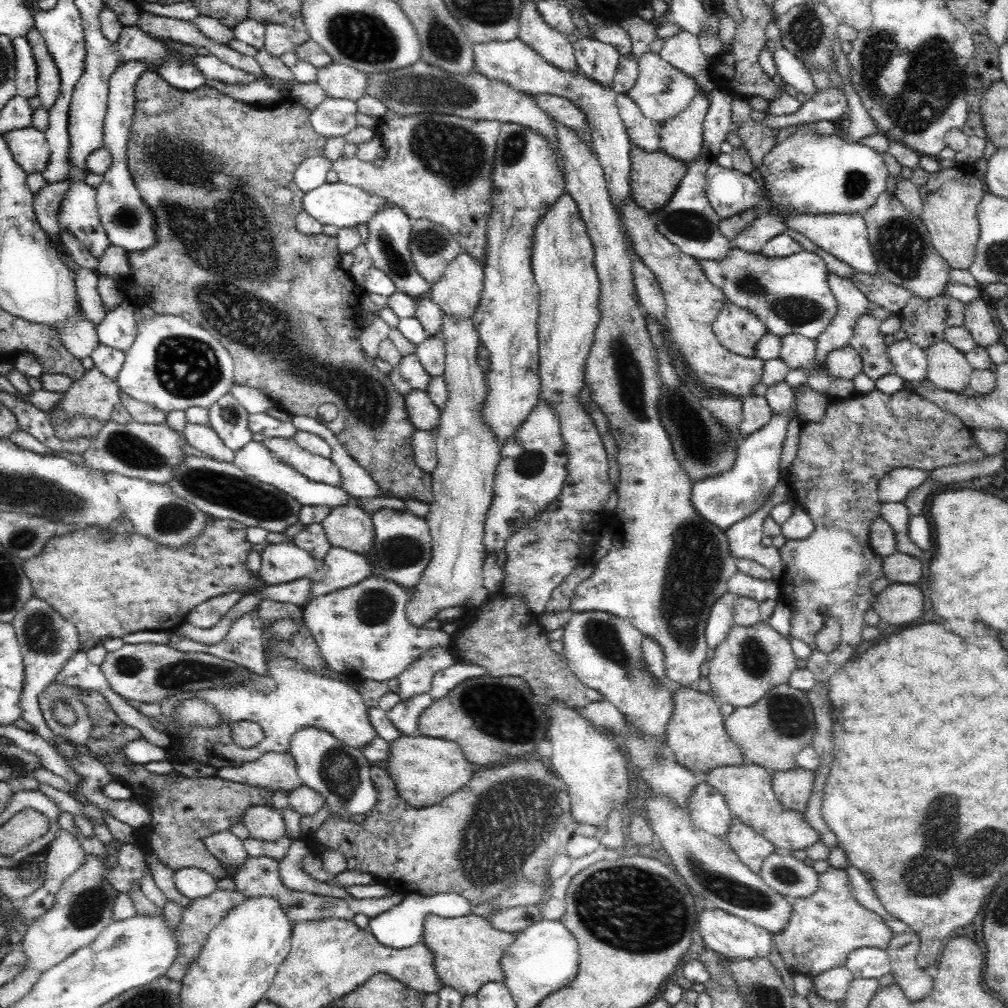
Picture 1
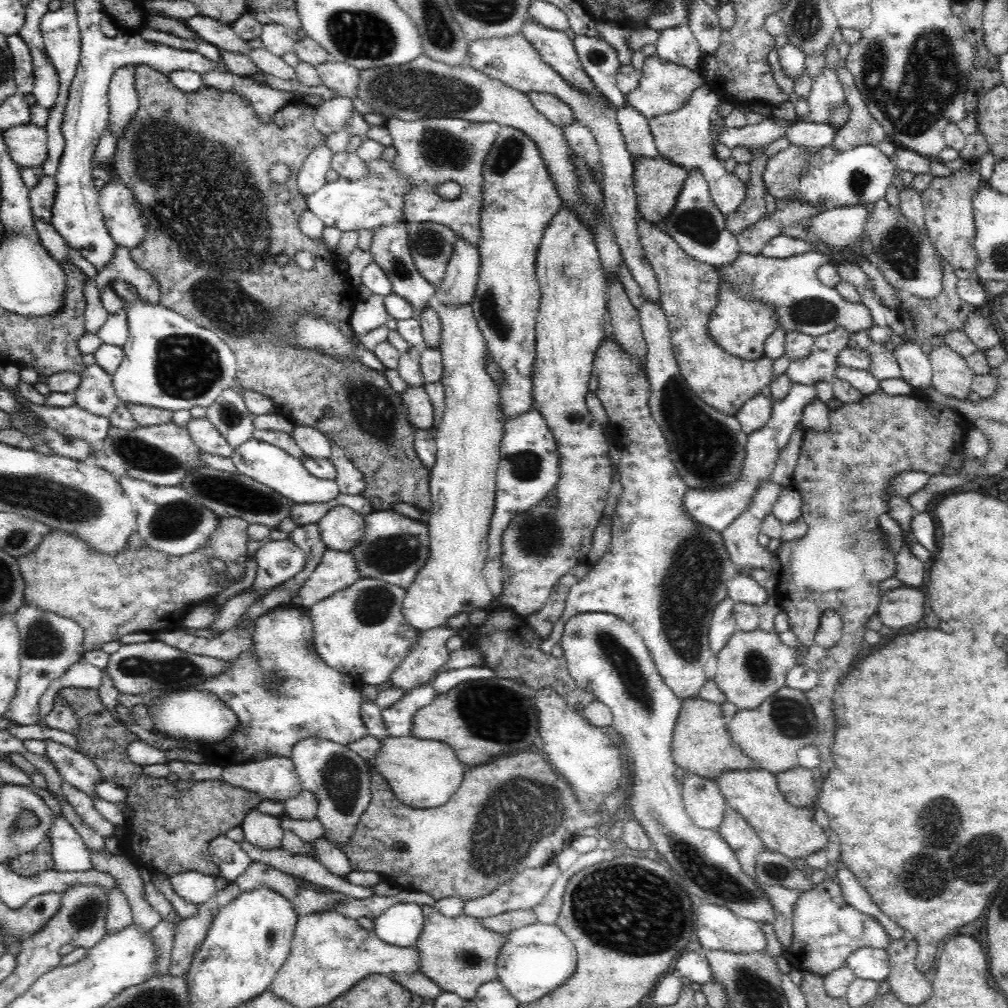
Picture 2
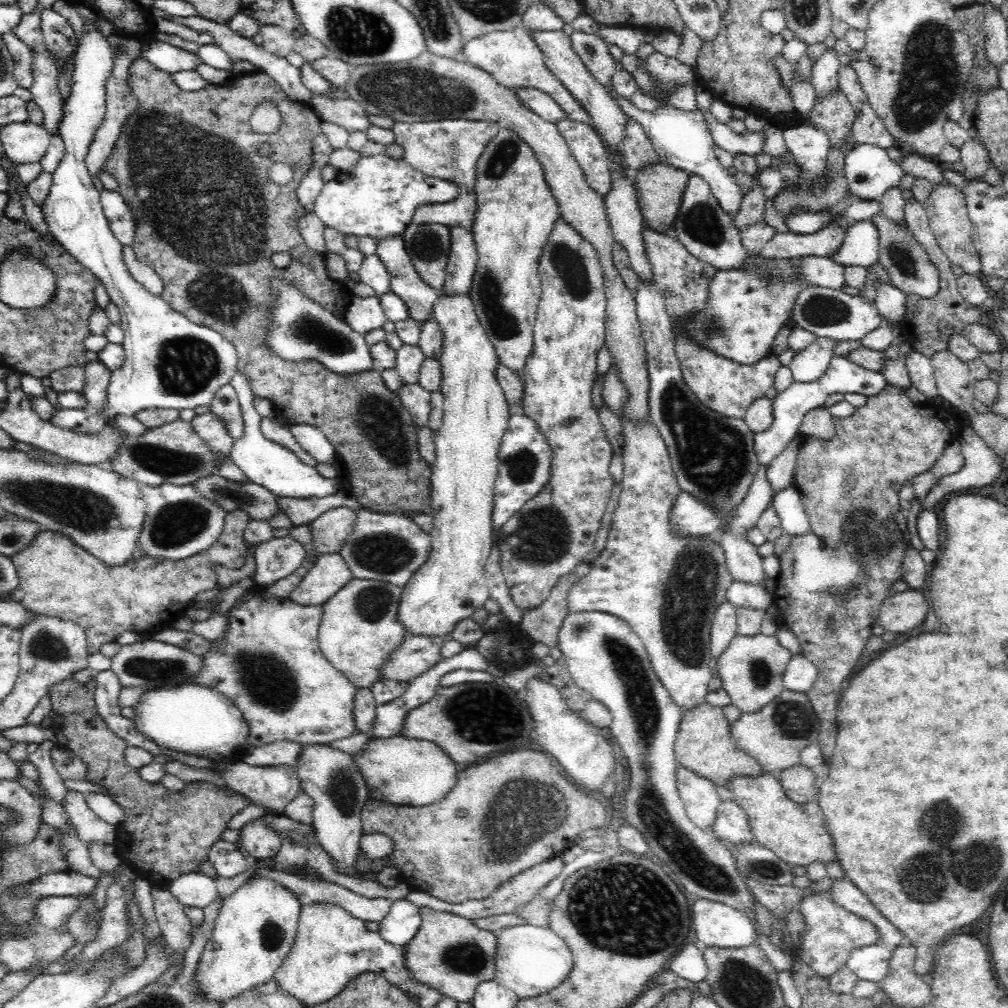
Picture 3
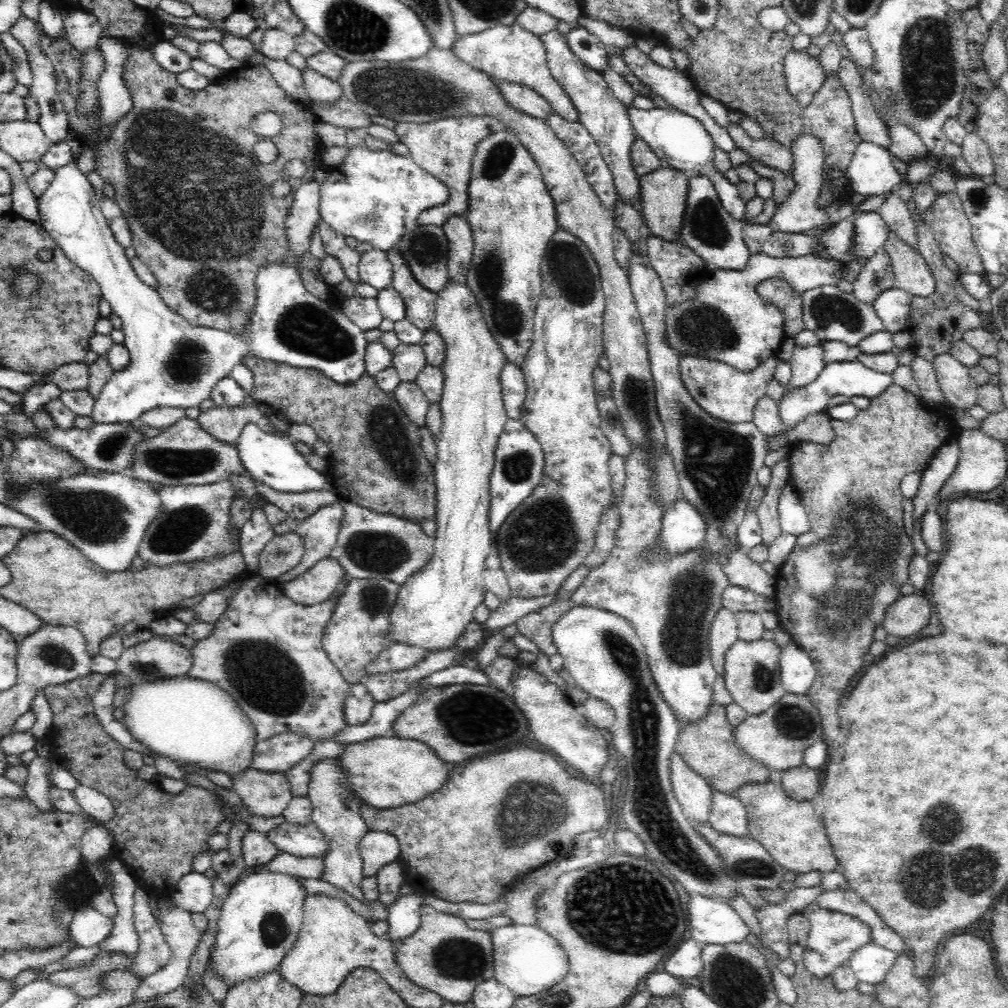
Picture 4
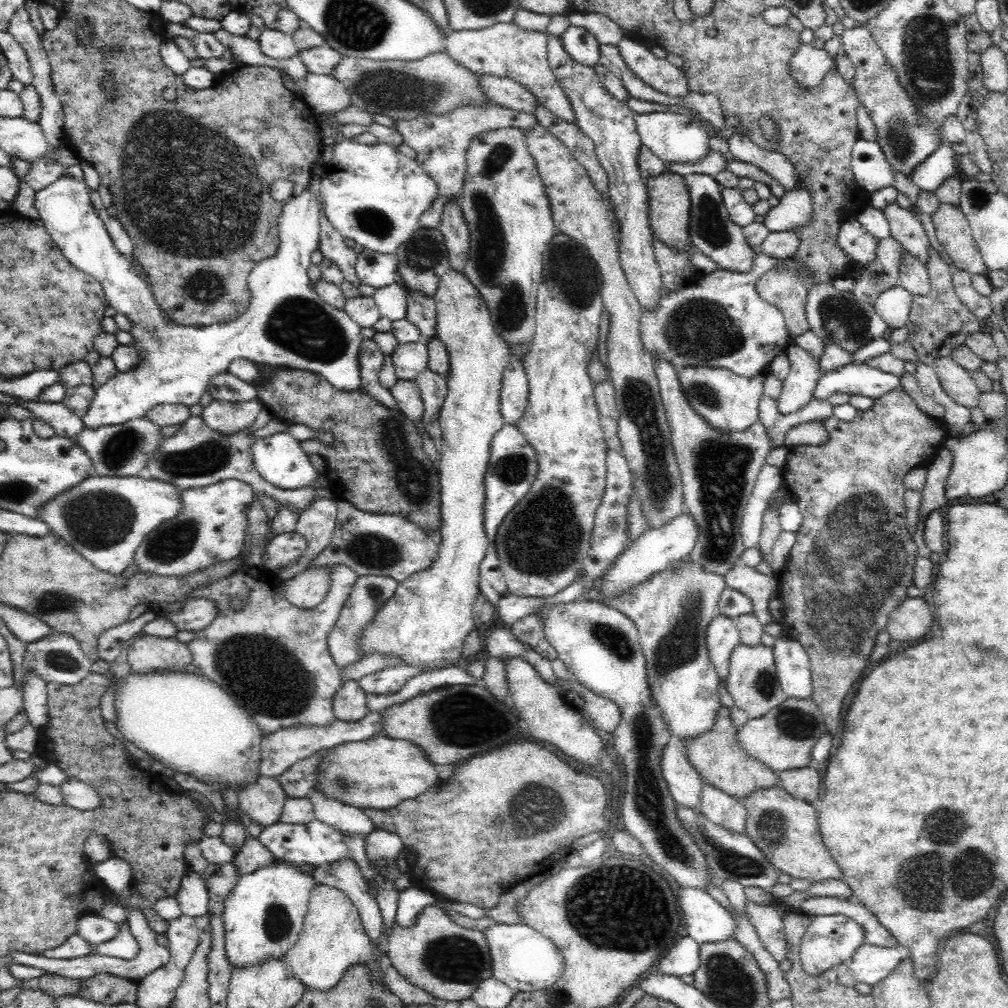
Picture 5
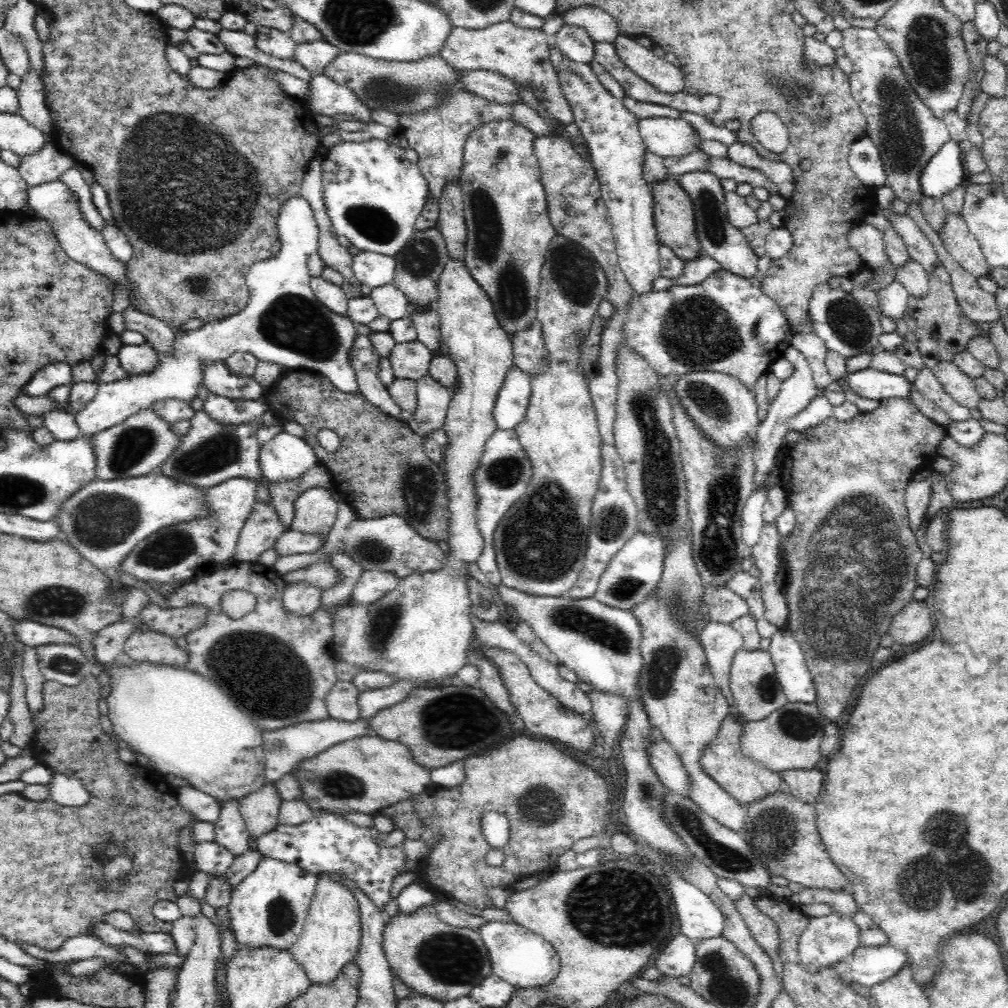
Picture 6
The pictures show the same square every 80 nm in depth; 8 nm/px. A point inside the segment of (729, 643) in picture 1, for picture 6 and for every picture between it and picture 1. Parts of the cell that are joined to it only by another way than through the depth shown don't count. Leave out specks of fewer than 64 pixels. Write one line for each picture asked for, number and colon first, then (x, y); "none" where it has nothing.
2: (752, 665)
3: (751, 669)
4: (752, 675)
5: (752, 680)
6: (756, 692)

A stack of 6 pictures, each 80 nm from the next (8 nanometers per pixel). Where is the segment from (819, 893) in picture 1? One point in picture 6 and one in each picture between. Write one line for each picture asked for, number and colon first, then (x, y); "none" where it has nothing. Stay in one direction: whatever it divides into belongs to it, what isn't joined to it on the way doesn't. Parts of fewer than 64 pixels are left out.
2: (825, 929)
3: (831, 932)
4: (833, 936)
5: (831, 939)
6: (827, 940)

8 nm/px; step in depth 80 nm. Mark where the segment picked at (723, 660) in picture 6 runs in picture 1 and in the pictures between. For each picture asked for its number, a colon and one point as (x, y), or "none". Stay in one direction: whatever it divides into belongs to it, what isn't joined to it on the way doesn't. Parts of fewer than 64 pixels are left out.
1: (720, 619)
2: (722, 624)
3: (724, 626)
4: (723, 632)
5: (722, 637)

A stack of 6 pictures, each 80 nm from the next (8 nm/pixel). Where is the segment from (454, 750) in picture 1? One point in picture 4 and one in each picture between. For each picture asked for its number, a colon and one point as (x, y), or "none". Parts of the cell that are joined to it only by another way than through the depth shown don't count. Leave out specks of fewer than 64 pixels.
2: (422, 773)
3: (400, 770)
4: (385, 772)

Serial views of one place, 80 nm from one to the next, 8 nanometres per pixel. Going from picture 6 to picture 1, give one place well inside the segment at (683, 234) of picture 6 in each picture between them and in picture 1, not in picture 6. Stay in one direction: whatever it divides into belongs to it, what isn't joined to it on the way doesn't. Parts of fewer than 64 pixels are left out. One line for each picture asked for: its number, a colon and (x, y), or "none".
1: (654, 176)
2: (657, 181)
3: (659, 187)
4: (663, 192)
5: (668, 197)

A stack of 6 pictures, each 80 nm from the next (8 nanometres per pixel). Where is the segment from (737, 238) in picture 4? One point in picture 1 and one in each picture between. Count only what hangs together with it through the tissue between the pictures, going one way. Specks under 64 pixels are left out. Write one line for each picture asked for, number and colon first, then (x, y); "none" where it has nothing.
1: (687, 220)
2: (695, 223)
3: (706, 231)

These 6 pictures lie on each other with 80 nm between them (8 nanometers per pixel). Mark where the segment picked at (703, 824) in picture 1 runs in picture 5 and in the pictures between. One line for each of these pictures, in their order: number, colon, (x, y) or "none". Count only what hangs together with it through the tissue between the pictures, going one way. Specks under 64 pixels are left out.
2: (703, 800)
3: (700, 797)
4: (694, 793)
5: (685, 784)

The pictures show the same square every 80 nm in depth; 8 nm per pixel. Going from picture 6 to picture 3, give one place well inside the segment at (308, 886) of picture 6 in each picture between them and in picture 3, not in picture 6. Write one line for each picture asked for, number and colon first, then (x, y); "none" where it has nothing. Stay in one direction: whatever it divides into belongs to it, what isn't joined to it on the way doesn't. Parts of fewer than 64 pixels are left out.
3: (256, 926)
4: (259, 921)
5: (263, 915)

